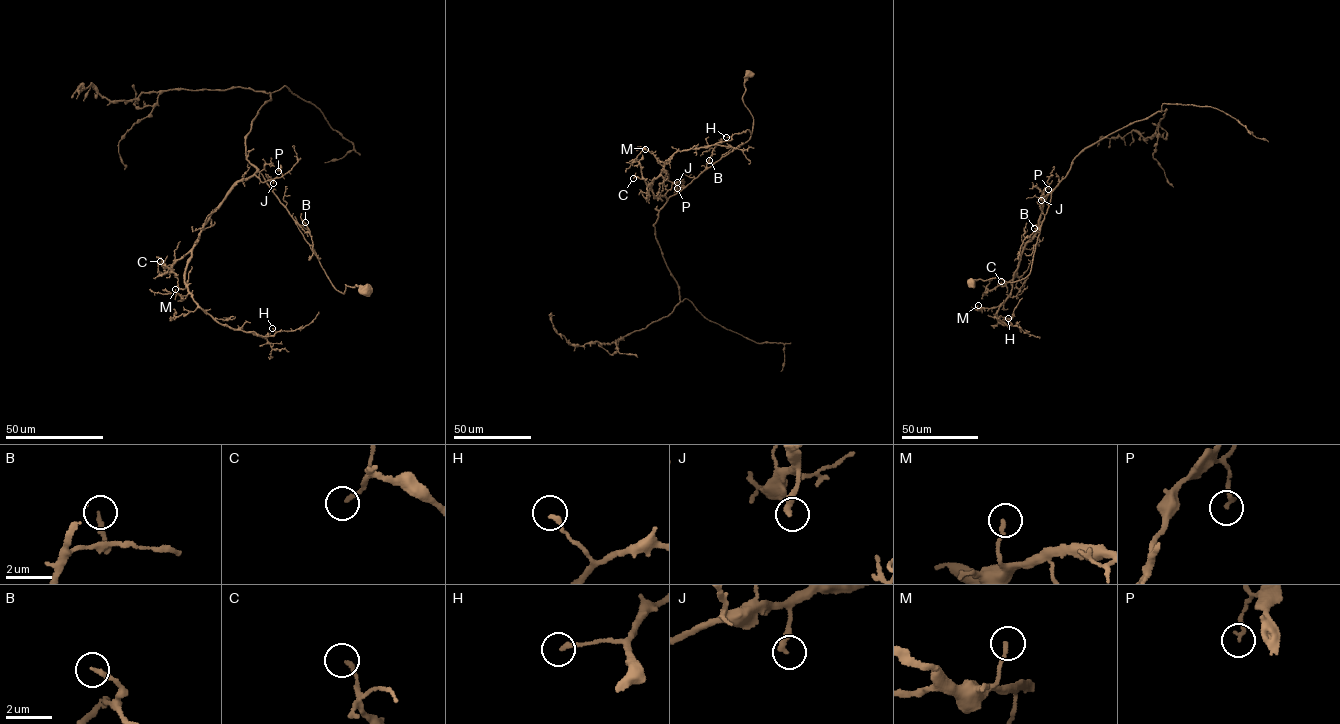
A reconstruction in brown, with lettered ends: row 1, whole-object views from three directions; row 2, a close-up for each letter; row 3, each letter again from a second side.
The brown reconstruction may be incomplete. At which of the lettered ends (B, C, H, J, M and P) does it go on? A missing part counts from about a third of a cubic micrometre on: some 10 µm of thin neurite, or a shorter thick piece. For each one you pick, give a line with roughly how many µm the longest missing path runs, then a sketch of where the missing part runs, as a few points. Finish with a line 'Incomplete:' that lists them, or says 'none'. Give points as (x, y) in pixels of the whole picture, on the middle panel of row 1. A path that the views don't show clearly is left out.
Incomplete: none

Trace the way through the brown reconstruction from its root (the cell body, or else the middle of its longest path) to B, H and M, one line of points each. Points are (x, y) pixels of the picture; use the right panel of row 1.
B: (971, 284), (979, 279), (998, 278), (1013, 282), (1025, 278), (1030, 272), (1039, 232), (1034, 228)
H: (971, 284), (1013, 282), (1029, 273), (1051, 192), (995, 316), (1009, 326), (1008, 318)
M: (971, 284), (994, 278), (1013, 282), (1029, 273), (1051, 192), (1042, 201), (1010, 295), (997, 306), (978, 305)

